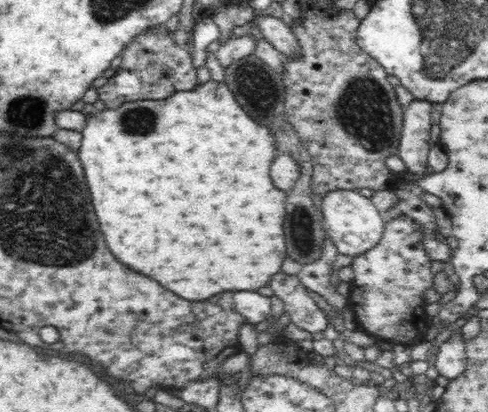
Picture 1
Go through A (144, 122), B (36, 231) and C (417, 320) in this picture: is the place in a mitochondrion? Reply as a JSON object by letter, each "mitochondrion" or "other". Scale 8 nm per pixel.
{"A":"mitochondrion","B":"mitochondrion","C":"other"}

